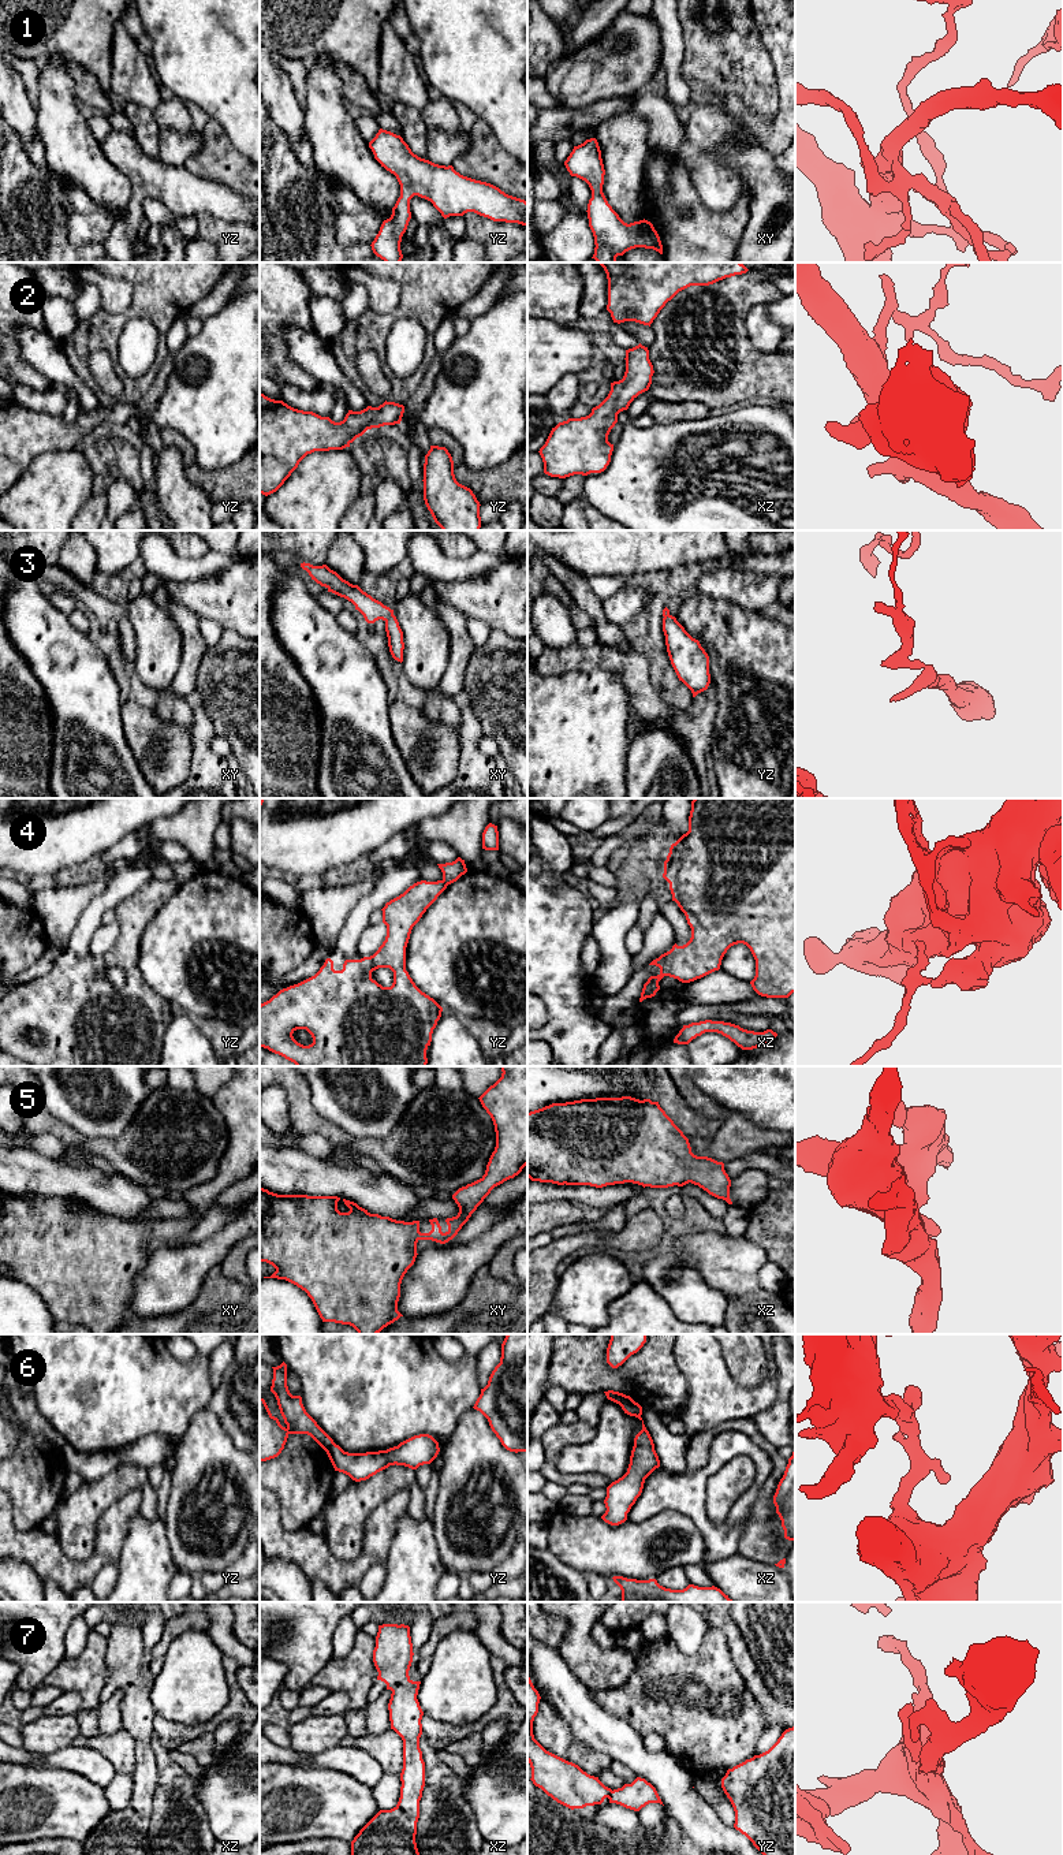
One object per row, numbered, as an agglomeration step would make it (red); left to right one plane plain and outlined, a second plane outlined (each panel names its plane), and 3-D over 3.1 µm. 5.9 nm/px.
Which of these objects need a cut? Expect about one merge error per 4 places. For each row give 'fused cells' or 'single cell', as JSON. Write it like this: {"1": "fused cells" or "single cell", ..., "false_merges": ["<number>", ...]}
{"1": "single cell", "2": "single cell", "3": "single cell", "4": "fused cells", "5": "single cell", "6": "fused cells", "7": "single cell", "false_merges": ["4", "6"]}

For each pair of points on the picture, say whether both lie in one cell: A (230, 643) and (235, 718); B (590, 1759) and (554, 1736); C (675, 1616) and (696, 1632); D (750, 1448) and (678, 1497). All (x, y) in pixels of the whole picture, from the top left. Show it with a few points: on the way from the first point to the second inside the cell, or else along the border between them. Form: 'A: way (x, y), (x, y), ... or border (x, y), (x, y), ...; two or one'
A: way (235, 662), (235, 699); one
B: way (581, 1754), (563, 1743); one
C: way (681, 1619), (690, 1628); one
D: way (733, 1448), (696, 1482); one

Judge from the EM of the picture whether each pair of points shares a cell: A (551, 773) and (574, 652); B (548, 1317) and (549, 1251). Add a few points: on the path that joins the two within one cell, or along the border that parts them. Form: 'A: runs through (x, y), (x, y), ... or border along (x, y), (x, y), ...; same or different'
A: border along (601, 667), (541, 674); different
B: border along (552, 1299), (541, 1318); different

